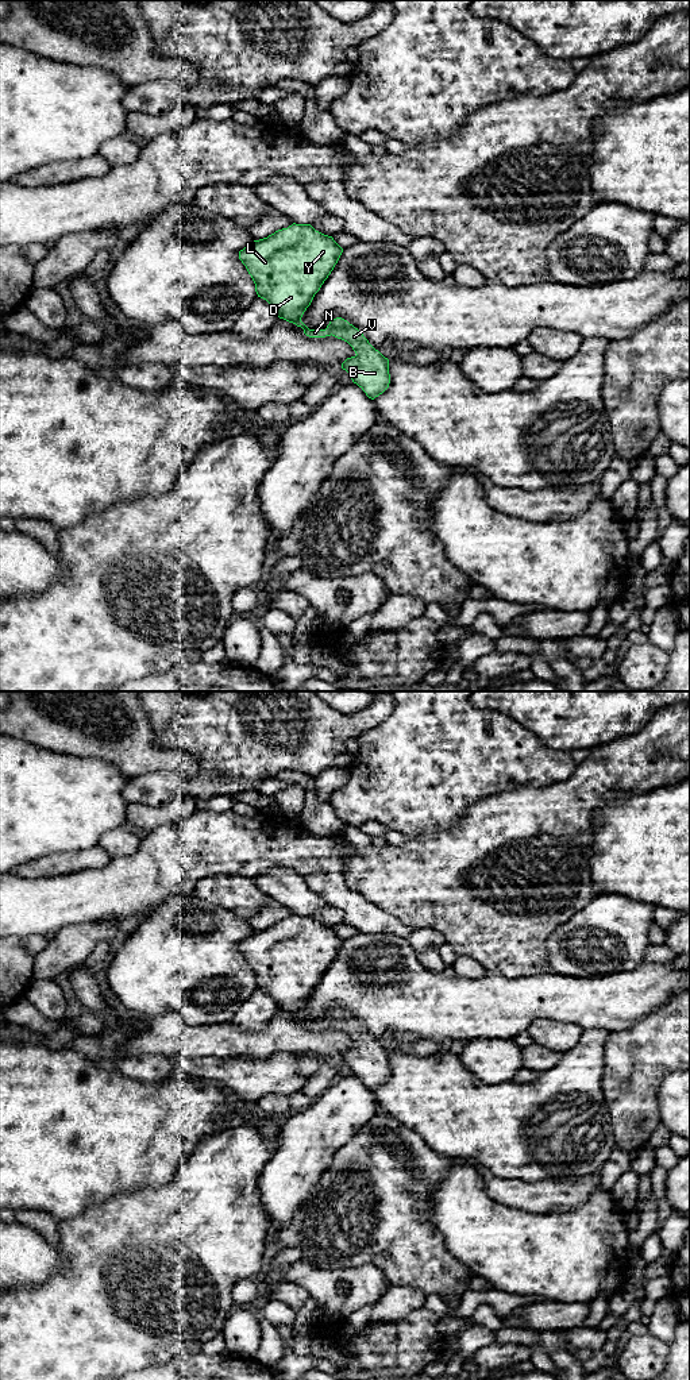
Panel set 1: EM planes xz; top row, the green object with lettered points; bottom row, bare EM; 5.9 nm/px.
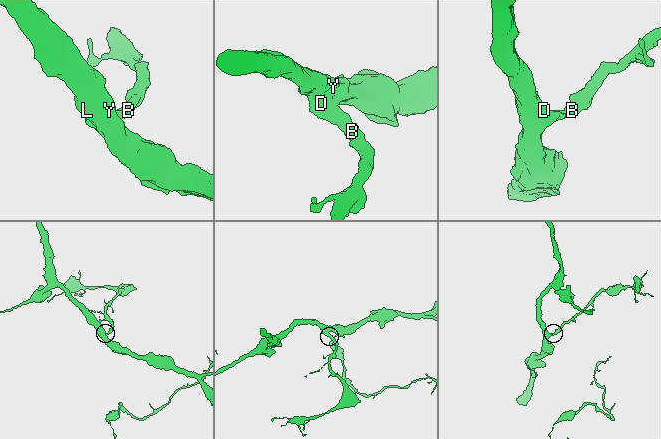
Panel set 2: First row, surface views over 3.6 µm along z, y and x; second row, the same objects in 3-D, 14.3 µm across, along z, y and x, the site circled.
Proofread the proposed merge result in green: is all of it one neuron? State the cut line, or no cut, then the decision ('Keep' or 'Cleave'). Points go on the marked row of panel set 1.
No split. Keep

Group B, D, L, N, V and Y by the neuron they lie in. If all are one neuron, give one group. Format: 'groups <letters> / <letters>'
groups B D L N V Y

